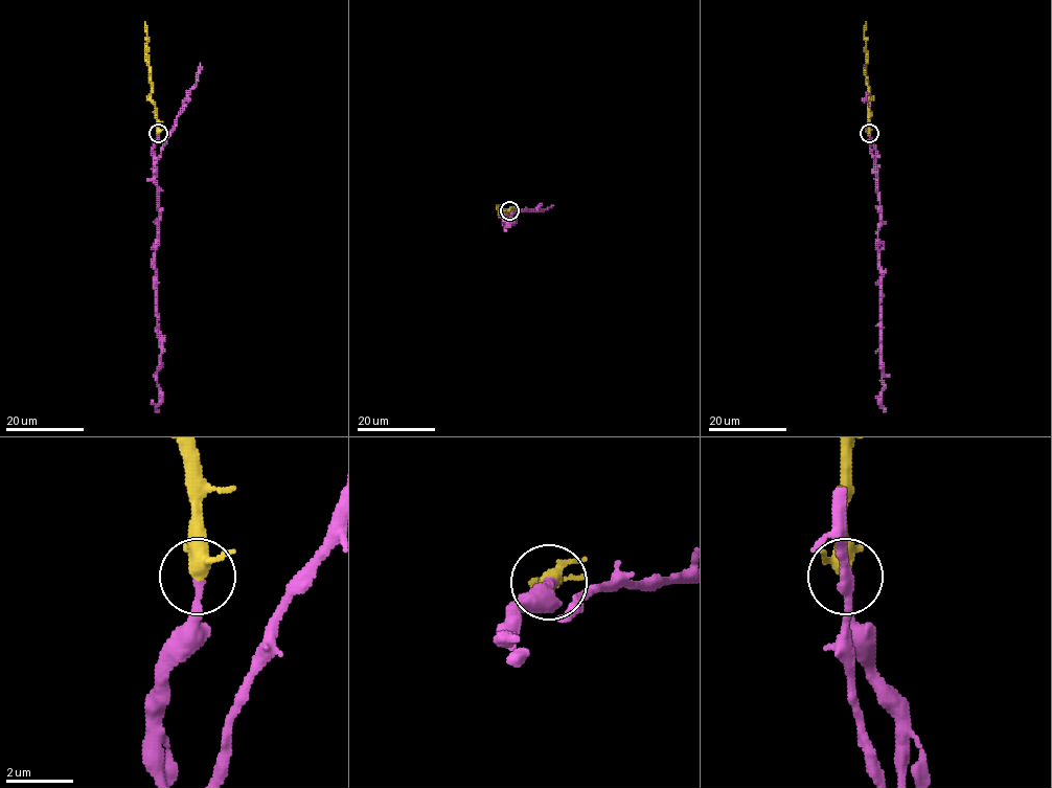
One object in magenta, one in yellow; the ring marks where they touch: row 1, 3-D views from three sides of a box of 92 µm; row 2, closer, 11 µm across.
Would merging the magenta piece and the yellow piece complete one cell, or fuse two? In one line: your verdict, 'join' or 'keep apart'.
join

